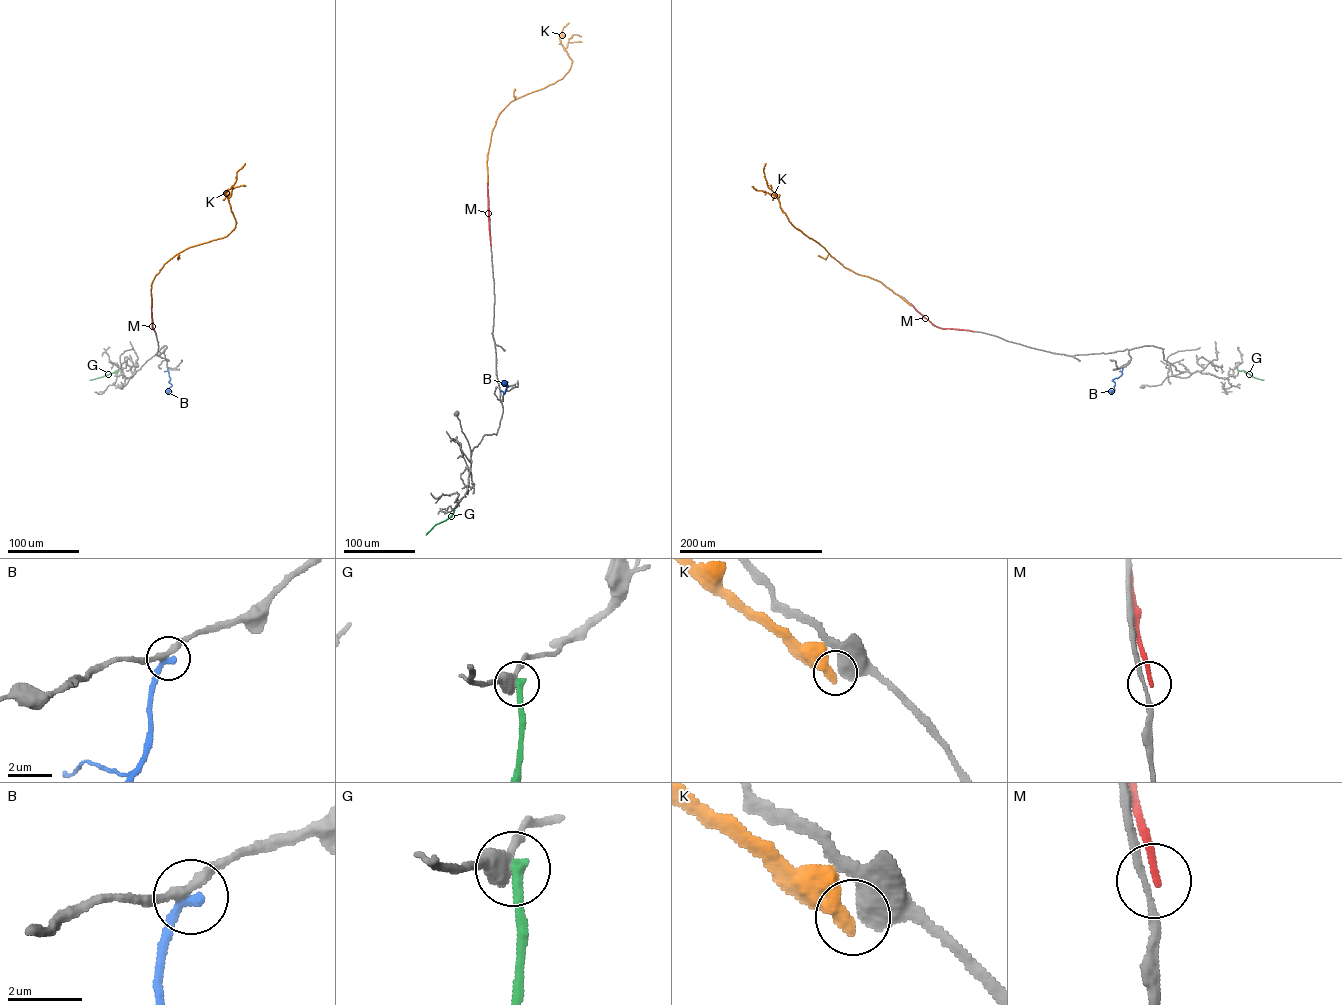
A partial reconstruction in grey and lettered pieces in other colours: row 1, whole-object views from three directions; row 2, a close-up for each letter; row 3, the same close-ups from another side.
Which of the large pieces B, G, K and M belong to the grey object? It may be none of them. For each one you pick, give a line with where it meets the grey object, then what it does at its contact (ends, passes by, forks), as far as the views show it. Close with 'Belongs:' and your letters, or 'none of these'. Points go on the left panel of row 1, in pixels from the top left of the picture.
Belongs: none of these

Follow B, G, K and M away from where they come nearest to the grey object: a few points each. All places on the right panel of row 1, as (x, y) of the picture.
B: (1123, 367), (1122, 374), (1113, 380), (1114, 390), (1110, 392)
G: (1238, 370), (1263, 380)
K: (910, 305), (880, 281), (845, 267), (818, 243), (796, 228), (767, 184), (765, 163)
M: (974, 331), (936, 327), (911, 303)

